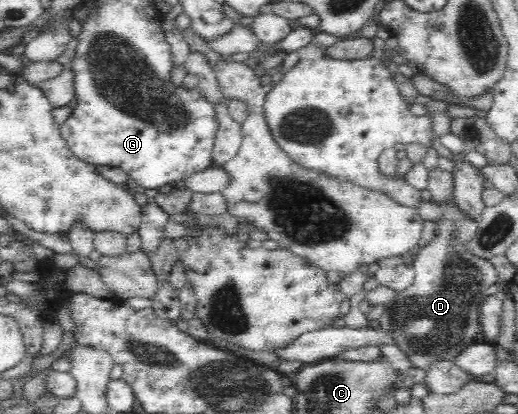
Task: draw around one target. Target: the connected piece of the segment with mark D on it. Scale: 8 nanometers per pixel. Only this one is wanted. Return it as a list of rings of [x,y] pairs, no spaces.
[[[453,198],[446,202],[436,203],[440,205],[441,218],[432,221],[436,223],[434,238],[429,244],[417,250],[418,254],[412,267],[413,284],[403,292],[396,294],[396,297],[387,303],[386,310],[379,318],[379,326],[393,334],[393,344],[404,352],[412,367],[418,367],[423,371],[438,360],[454,361],[466,346],[470,346],[475,338],[481,336],[479,309],[486,301],[486,289],[498,282],[497,271],[490,260],[472,255],[472,252],[468,251],[468,243],[478,232],[478,221],[468,216]]]

